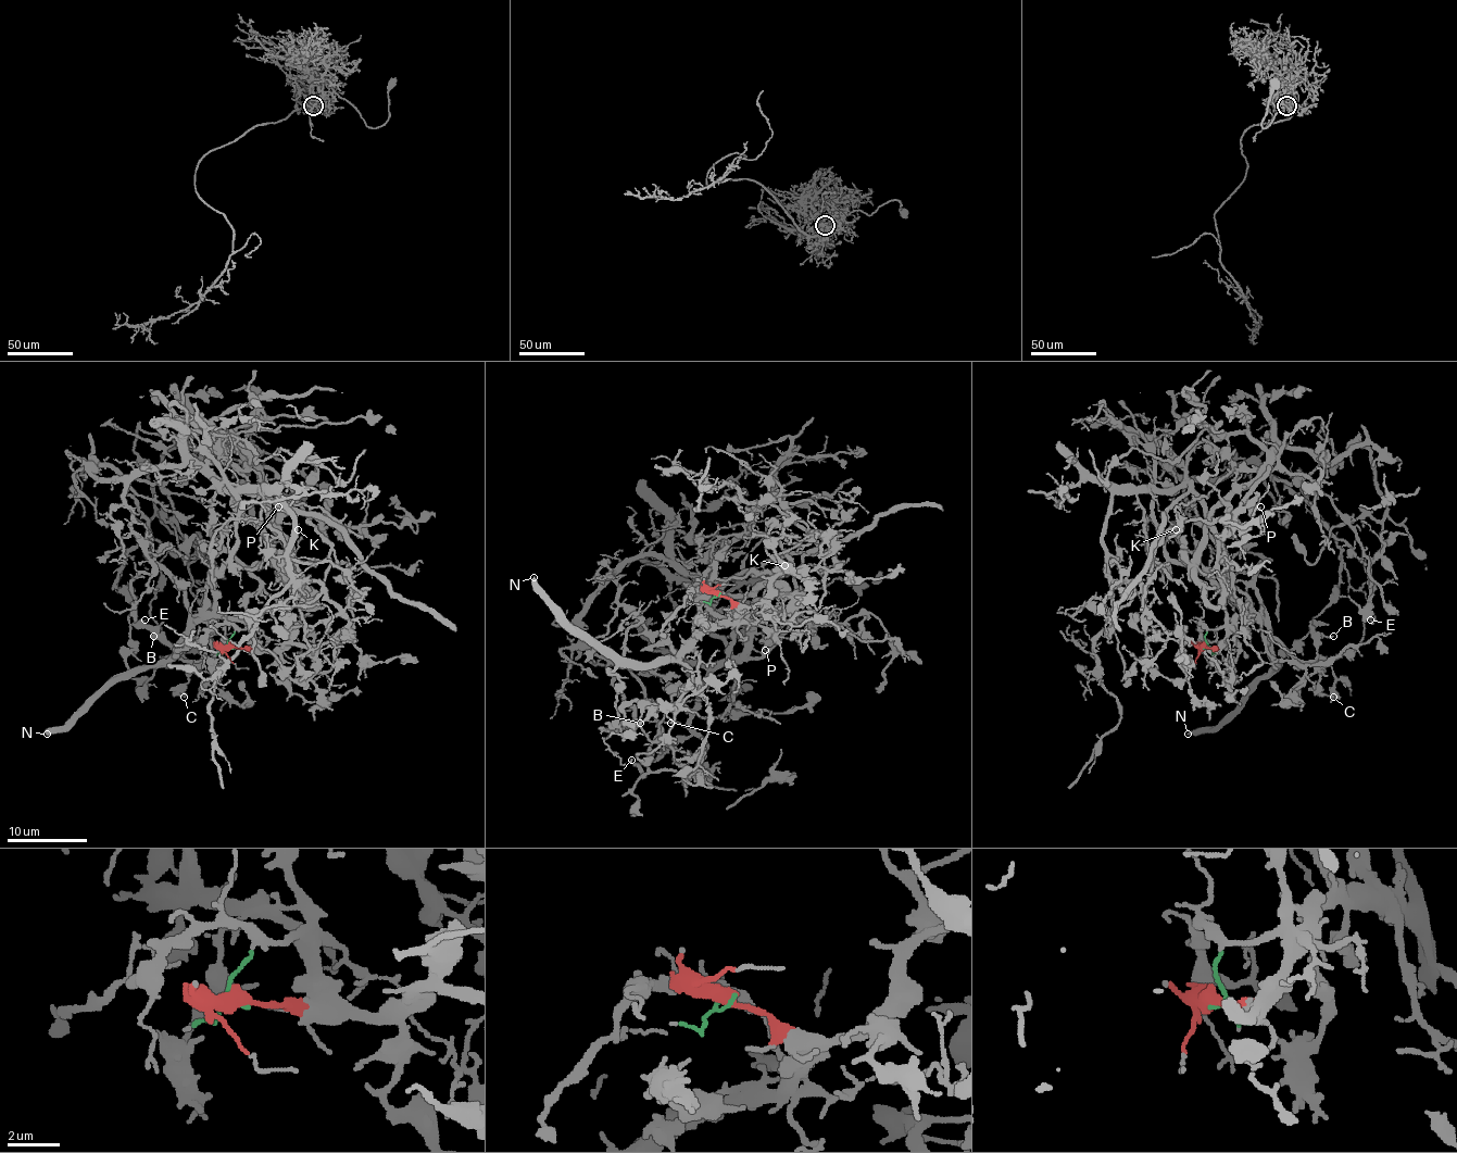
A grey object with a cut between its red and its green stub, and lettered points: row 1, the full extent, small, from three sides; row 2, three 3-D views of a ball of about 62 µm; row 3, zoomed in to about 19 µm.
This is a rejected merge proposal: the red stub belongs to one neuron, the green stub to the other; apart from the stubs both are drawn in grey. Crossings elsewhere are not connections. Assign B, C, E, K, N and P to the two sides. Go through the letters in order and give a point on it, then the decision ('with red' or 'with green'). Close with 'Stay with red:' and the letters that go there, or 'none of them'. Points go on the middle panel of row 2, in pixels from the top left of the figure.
B: place (640, 723); with red
C: place (670, 723); with red
E: place (631, 760); with green
K: place (784, 565); with green
N: place (534, 577); with red
P: place (765, 650); with green
Stay with red: B, C, N

